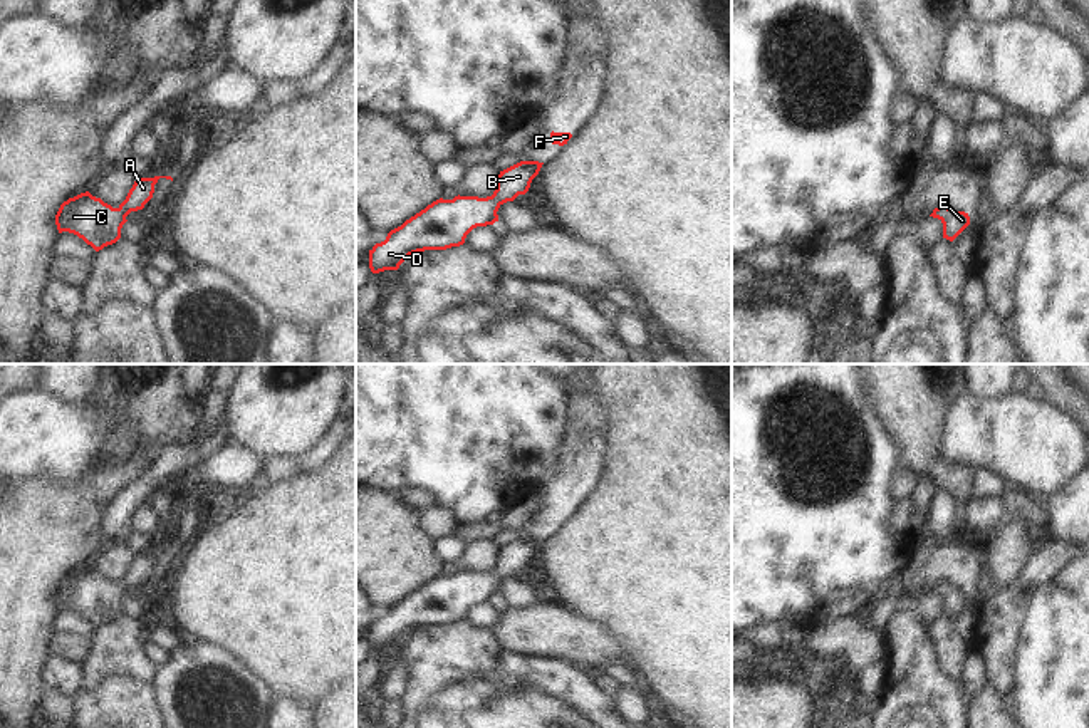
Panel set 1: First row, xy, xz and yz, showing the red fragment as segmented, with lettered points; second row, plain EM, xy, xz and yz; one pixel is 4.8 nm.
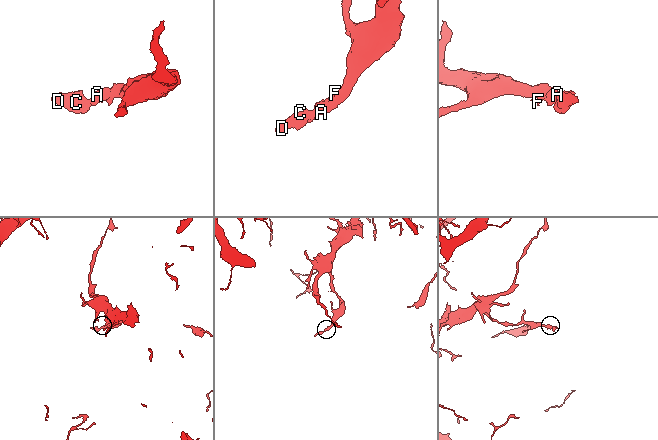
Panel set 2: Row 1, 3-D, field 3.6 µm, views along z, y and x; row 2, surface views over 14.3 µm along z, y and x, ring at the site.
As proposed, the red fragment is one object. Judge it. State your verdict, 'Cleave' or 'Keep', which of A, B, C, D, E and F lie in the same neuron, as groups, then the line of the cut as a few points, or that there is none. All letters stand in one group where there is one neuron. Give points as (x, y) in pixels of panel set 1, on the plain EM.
Keep. Groups: A B C D E F. No split

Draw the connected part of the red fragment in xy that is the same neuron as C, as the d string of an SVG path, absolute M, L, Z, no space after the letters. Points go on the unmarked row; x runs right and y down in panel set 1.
M171 552L139 554L117 584L92 572L89 567L69 574L55 590L59 609L74 609L96 627L116 619L121 614L122 601L128 597L126 592L144 584L153 574L154 560L159 554L173 557Z

